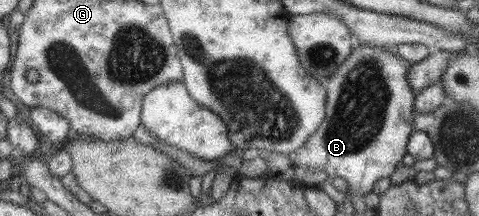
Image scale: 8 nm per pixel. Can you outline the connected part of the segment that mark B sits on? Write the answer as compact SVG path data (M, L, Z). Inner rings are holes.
M359 44L325 82L323 121L299 149L287 155L287 159L294 166L312 167L313 170L323 170L331 177L342 177L348 185L345 195L359 193L365 196L371 192L375 181L391 175L395 165L401 163L402 157L407 153L406 143L409 134L413 132L411 124L415 112L412 104L415 94L405 78L405 72L410 65L393 55L391 51L389 53L388 48Z

